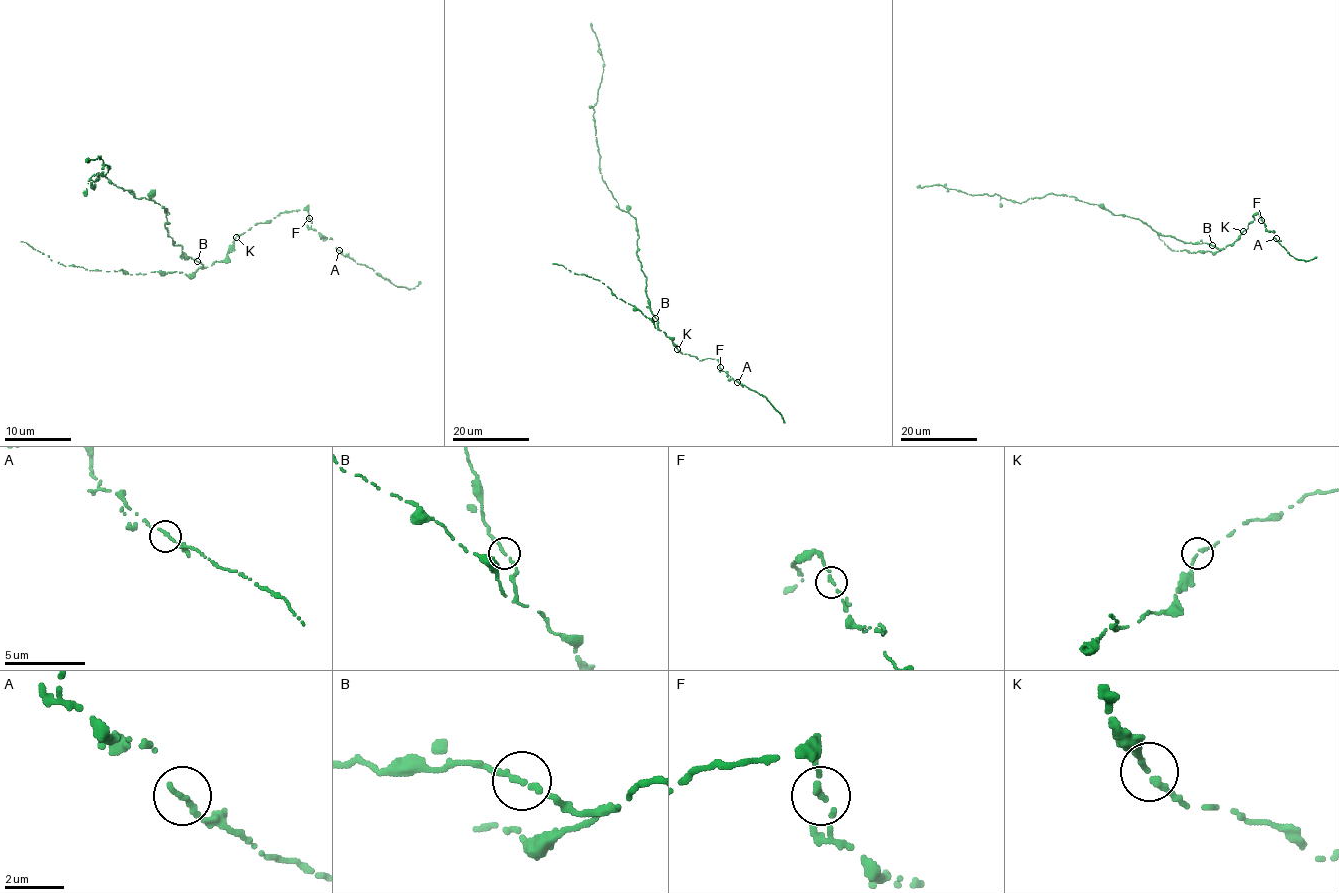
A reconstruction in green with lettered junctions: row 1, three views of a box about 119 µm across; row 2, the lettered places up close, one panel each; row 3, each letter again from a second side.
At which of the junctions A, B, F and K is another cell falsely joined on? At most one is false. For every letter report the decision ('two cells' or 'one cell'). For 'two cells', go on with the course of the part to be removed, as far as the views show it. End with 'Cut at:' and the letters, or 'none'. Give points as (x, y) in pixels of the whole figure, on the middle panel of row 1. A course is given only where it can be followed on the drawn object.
A: one cell
B: one cell
F: one cell
K: one cell
Cut at: none

